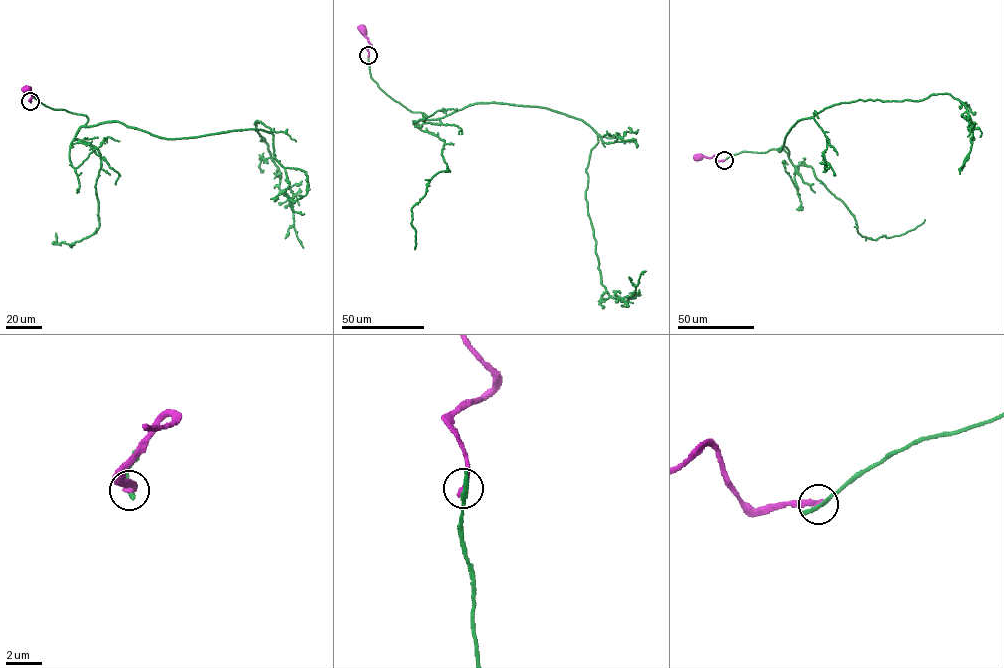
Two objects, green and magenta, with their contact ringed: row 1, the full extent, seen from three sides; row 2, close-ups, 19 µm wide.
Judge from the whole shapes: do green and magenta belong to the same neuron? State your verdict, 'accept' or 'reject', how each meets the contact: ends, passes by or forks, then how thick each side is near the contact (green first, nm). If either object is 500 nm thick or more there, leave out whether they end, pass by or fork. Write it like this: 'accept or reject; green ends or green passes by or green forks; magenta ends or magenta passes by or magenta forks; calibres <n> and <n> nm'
reject; green ends; magenta ends; calibres 280 and 280 nm

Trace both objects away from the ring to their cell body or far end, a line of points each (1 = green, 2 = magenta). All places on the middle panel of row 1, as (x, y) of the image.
1: (368, 56), (378, 87), (426, 119), (492, 102), (588, 124), (601, 284), (631, 297), (646, 271)
2: (368, 56), (371, 44), (361, 30)

